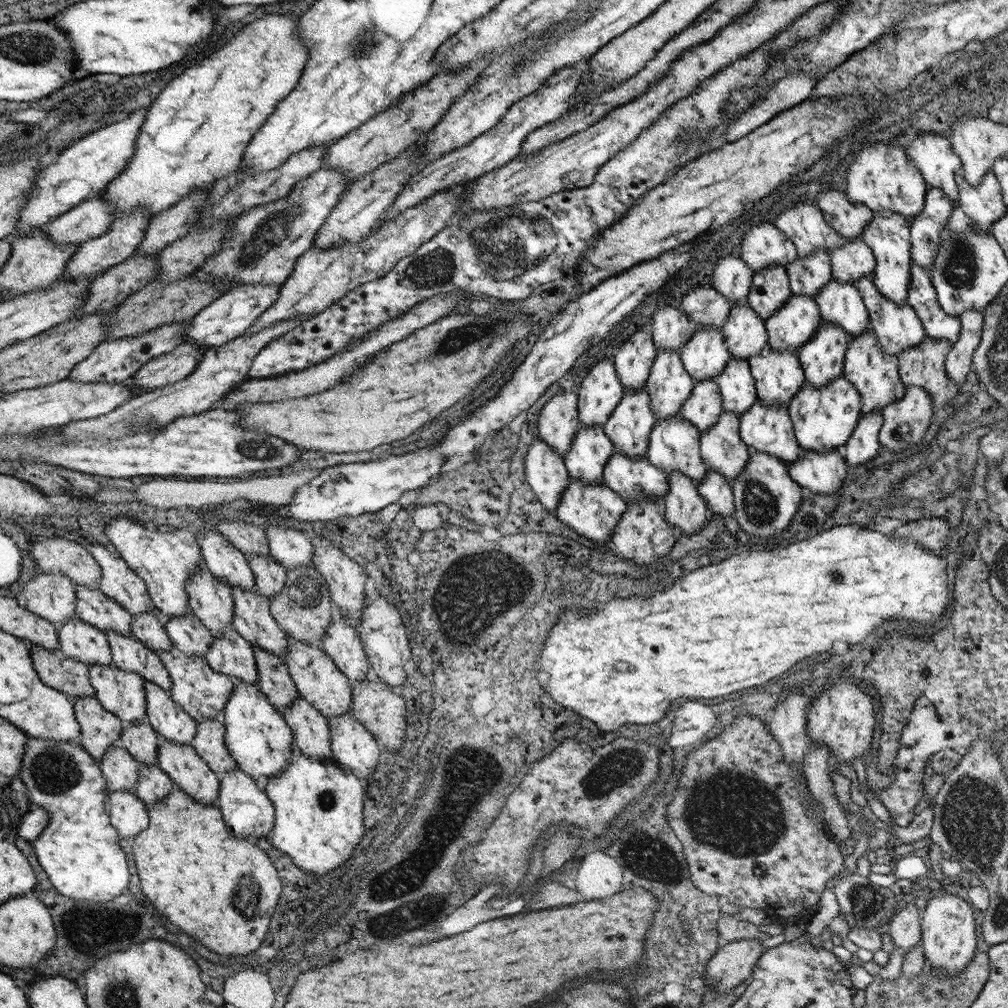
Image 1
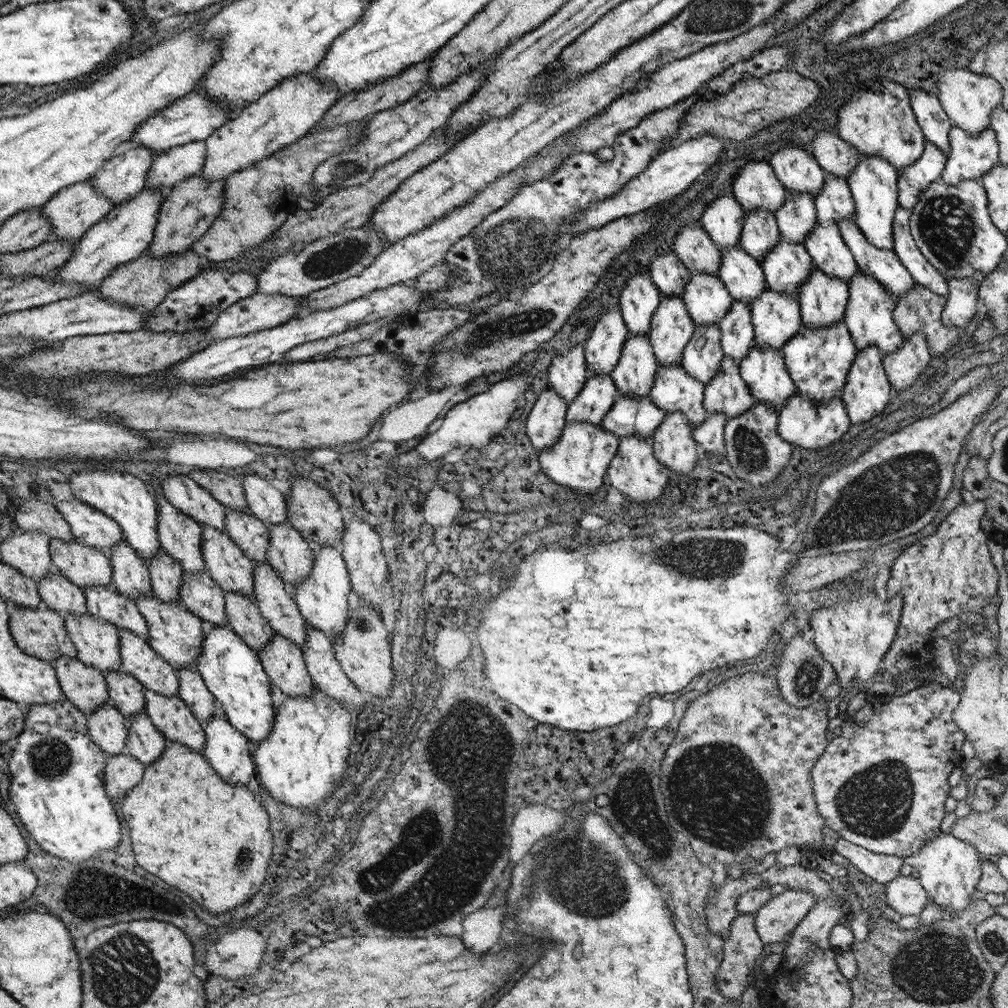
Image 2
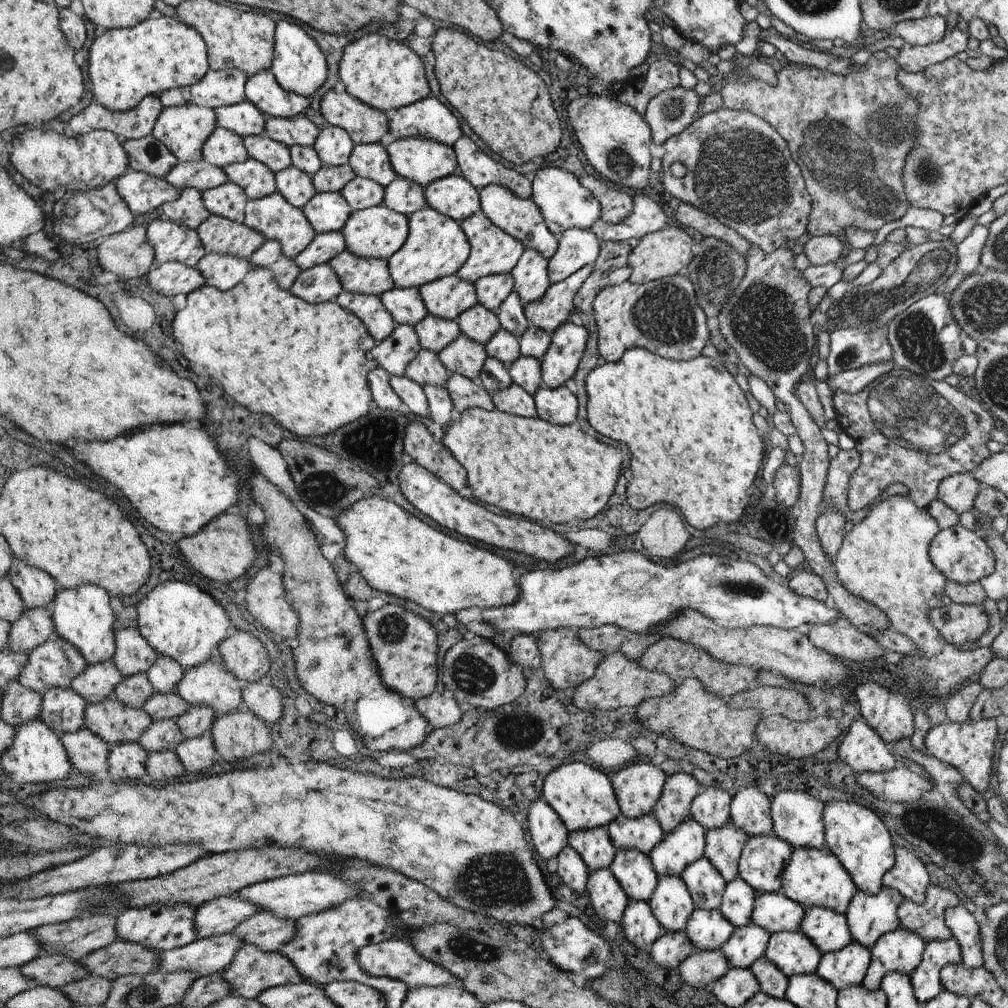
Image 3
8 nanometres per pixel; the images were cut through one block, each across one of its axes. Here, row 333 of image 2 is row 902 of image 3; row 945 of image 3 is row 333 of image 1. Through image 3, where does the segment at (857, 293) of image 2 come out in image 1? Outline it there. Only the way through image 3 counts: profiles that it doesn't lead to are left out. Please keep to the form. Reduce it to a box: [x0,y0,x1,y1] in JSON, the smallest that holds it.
[841,328,905,414]

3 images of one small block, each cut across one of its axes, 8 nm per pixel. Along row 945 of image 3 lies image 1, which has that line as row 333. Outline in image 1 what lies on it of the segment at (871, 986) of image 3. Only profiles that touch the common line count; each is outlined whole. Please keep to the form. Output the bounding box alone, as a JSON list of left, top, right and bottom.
[855,276,925,354]

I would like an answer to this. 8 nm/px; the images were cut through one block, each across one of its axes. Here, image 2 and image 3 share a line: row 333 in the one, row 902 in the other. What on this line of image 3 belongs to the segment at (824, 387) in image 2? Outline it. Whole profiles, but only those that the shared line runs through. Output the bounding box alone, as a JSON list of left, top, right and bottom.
[781,848,857,914]

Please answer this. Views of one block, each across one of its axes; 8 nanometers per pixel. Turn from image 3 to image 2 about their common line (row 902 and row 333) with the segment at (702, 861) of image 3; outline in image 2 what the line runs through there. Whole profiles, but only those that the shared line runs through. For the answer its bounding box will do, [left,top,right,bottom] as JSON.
[681,324,723,386]

